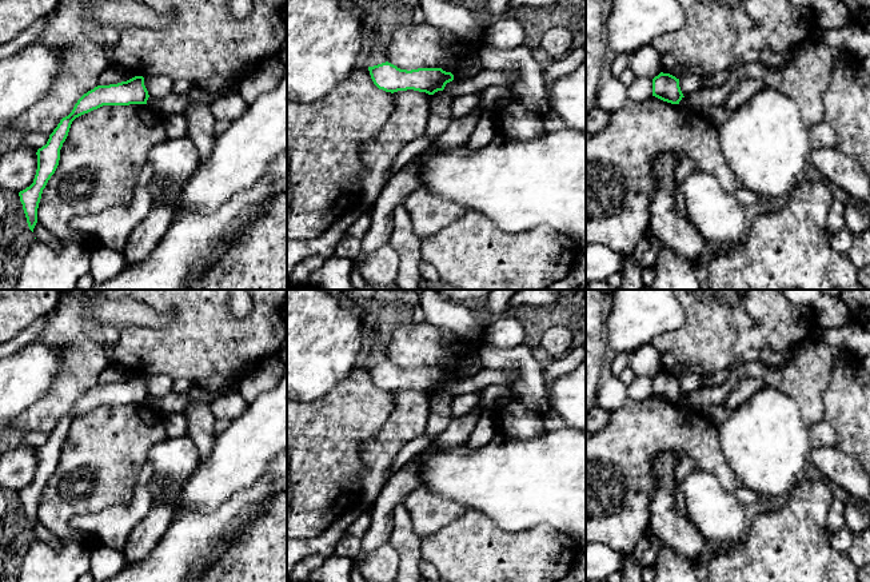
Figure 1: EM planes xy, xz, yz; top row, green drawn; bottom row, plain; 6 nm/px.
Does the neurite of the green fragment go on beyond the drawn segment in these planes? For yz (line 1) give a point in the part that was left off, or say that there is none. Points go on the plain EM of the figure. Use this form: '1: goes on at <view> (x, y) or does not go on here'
1: does not go on here

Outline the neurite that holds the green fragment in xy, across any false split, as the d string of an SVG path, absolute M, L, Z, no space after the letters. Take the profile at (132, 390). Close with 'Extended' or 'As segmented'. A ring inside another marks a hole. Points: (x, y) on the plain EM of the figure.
M135 375L117 383L97 384L84 392L75 403L72 411L60 419L49 434L47 443L36 451L37 469L33 482L19 491L27 522L32 531L37 522L37 507L43 489L59 465L60 449L68 435L72 420L103 404L147 403L148 396L143 375Z. As segmented

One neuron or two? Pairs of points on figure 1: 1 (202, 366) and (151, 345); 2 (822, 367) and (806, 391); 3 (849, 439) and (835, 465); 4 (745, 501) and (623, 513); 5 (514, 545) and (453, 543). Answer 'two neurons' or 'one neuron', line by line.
1: one neuron
2: one neuron
3: two neurons
4: two neurons
5: one neuron

